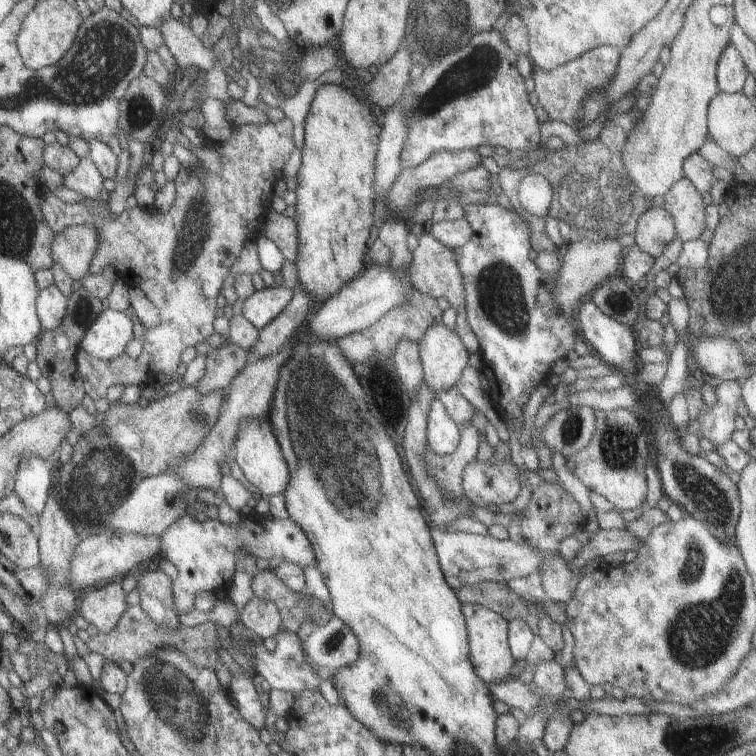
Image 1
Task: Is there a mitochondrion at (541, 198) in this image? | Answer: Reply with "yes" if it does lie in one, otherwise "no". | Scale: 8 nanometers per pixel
no

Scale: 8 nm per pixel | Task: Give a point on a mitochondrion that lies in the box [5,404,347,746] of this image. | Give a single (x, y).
(174, 700)

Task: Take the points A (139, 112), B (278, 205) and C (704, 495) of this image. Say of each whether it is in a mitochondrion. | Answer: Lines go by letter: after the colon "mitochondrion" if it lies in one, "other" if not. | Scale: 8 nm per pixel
A: mitochondrion
B: other
C: mitochondrion

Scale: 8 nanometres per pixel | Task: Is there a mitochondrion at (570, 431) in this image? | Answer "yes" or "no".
yes

